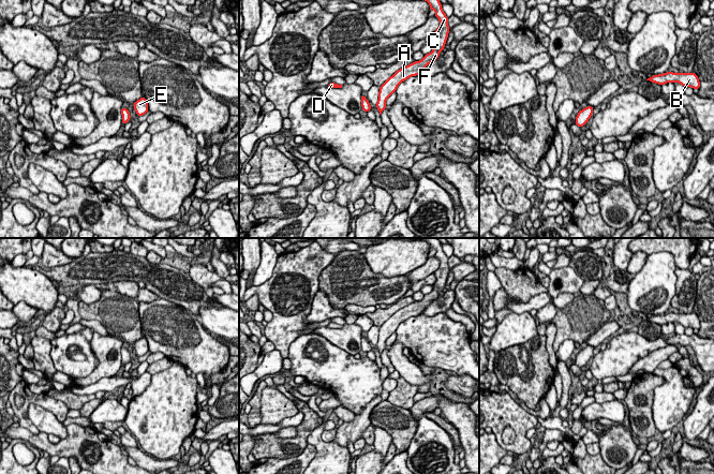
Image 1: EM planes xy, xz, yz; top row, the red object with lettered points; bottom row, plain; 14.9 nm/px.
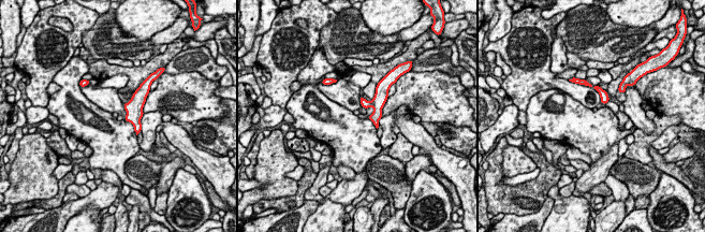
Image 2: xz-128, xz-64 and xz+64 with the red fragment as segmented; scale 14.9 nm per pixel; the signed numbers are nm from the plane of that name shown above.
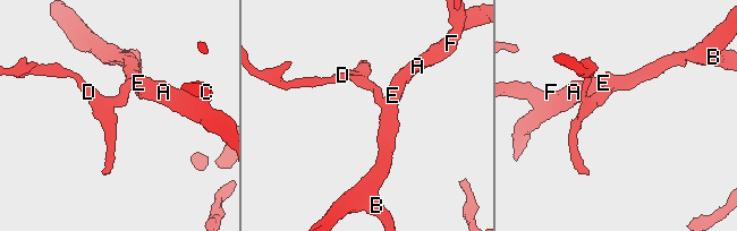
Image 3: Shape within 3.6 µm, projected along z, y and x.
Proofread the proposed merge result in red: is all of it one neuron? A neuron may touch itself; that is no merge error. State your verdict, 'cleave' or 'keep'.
keep

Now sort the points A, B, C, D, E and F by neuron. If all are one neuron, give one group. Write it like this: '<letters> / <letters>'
A B C D E F

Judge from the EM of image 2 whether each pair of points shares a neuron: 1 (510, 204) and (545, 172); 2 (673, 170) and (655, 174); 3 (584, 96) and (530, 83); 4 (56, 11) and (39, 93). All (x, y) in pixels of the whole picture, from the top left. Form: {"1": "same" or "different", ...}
{"1": "same", "2": "different", "3": "same", "4": "same"}

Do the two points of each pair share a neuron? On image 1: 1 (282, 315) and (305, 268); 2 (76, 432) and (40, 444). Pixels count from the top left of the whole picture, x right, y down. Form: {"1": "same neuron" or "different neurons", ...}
{"1": "same neuron", "2": "same neuron"}

